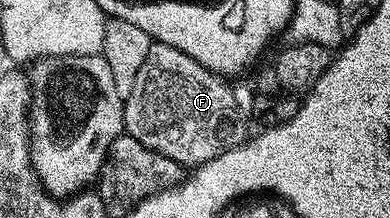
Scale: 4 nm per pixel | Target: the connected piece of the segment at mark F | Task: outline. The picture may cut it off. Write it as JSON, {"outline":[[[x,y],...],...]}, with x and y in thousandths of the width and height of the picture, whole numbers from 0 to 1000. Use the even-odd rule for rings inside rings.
{"outline":[[[390,197],[382,248],[372,261],[372,284],[362,298],[362,321],[351,339],[351,376],[341,376],[341,431],[331,431],[331,450],[315,468],[315,583],[321,606],[341,633],[351,633],[356,651],[367,651],[372,670],[408,693],[418,711],[428,711],[467,761],[508,761],[536,743],[546,725],[556,725],[567,706],[577,706],[592,679],[608,679],[615,661],[636,638],[633,569],[623,555],[623,532],[613,518],[613,459],[603,445],[603,422],[590,404],[585,372],[564,349],[559,330],[538,330],[526,303],[515,303],[515,284],[505,284],[495,266],[485,266],[485,248],[474,248],[464,229],[454,229],[431,202]]]}

